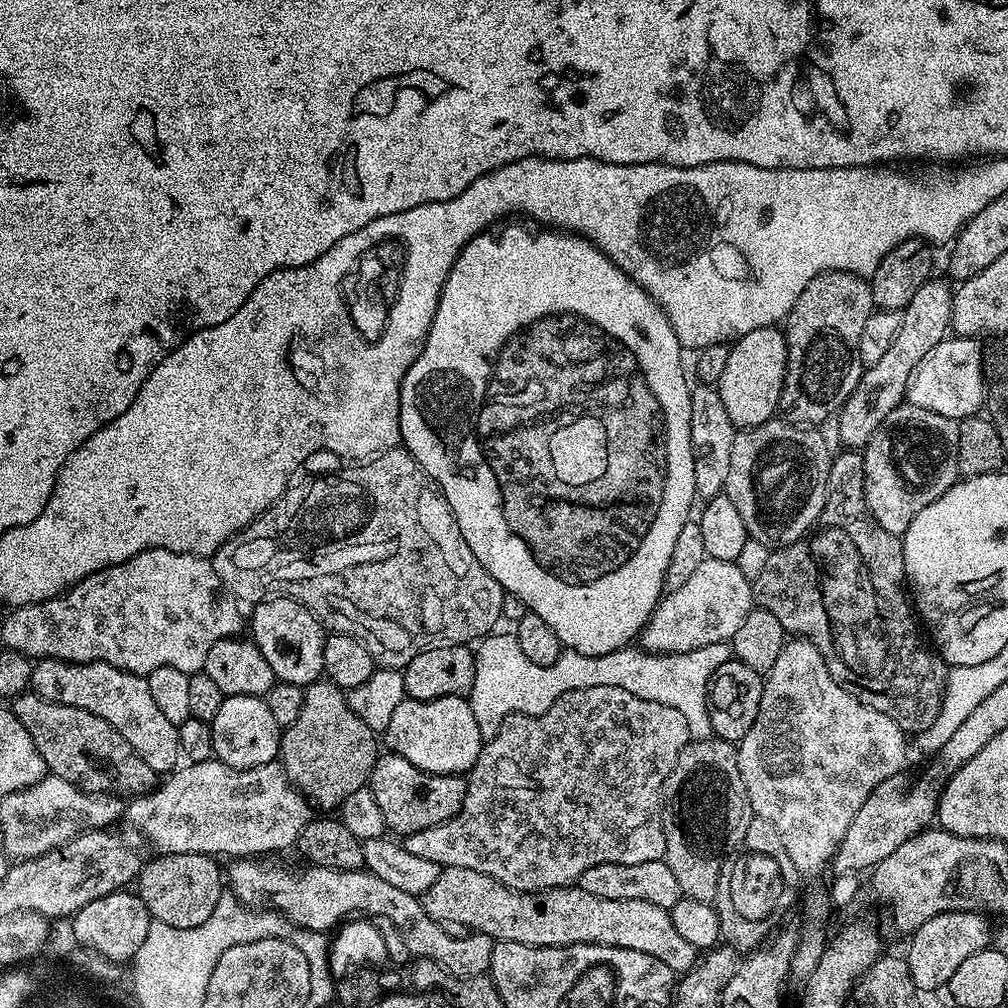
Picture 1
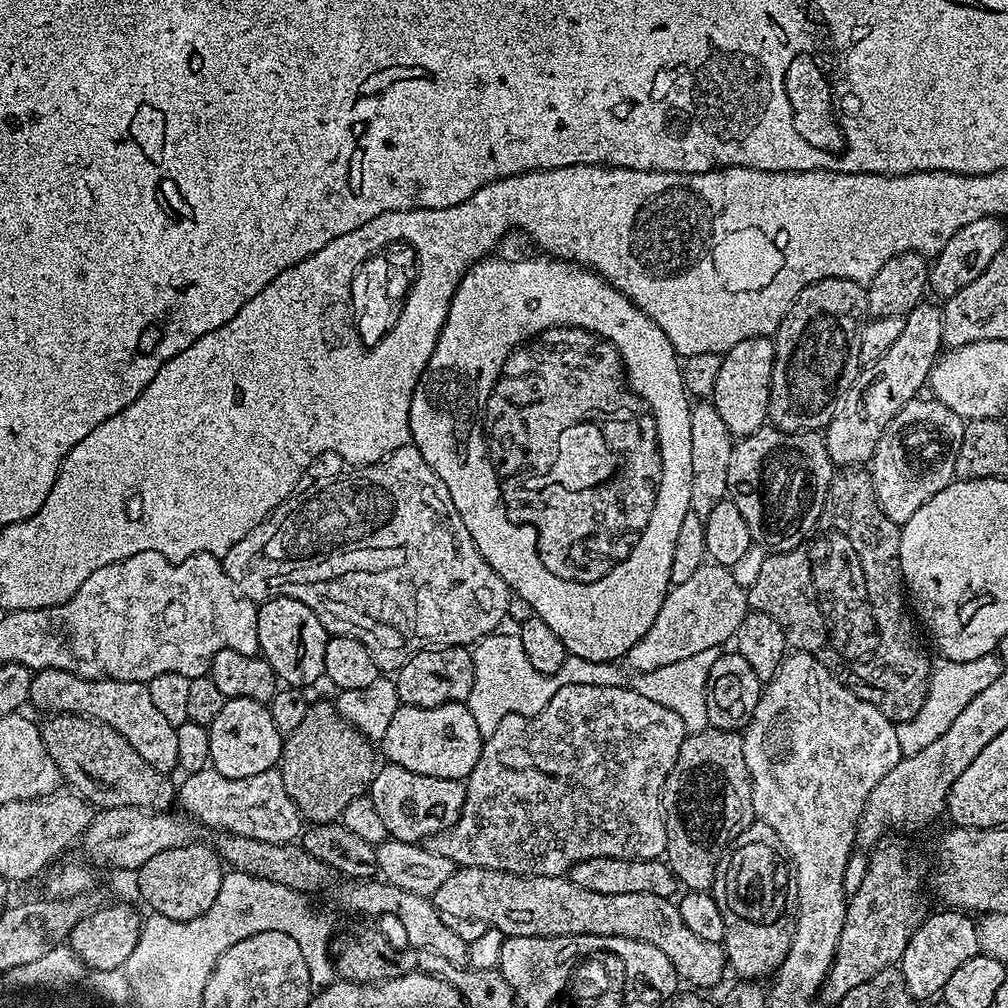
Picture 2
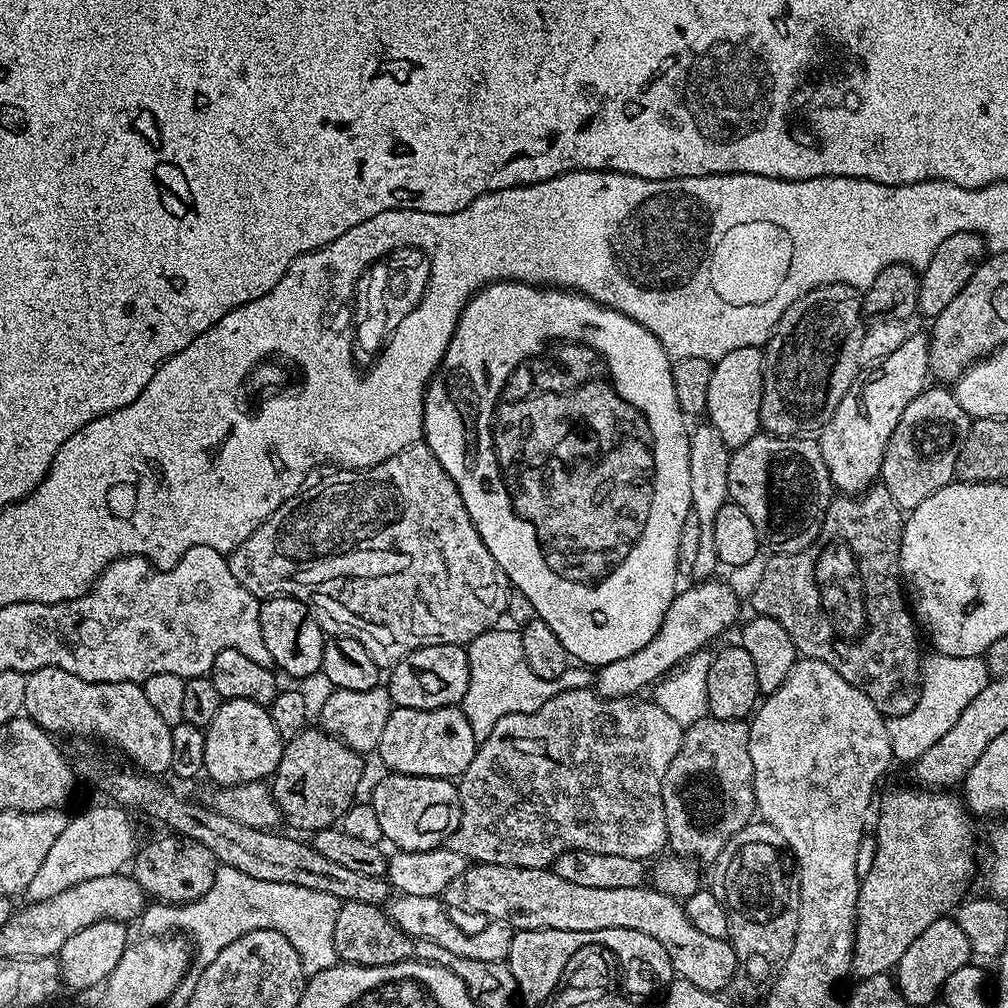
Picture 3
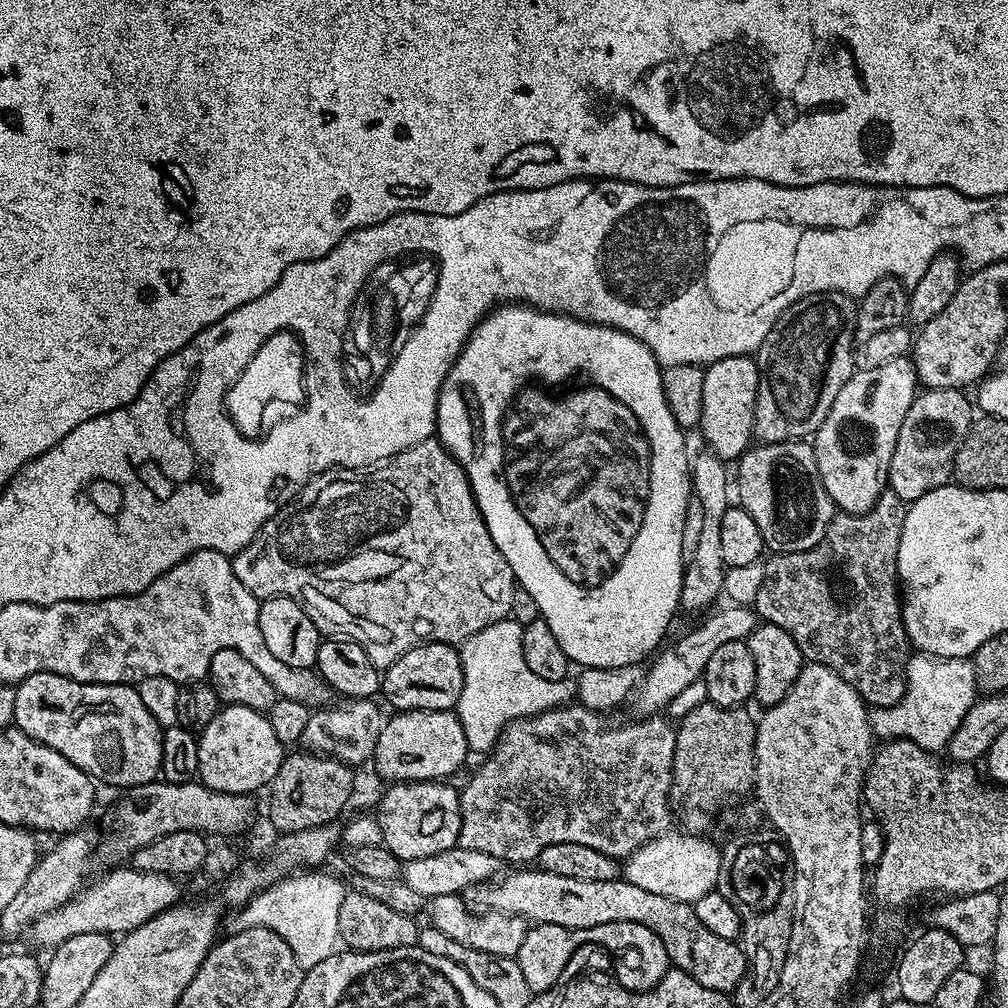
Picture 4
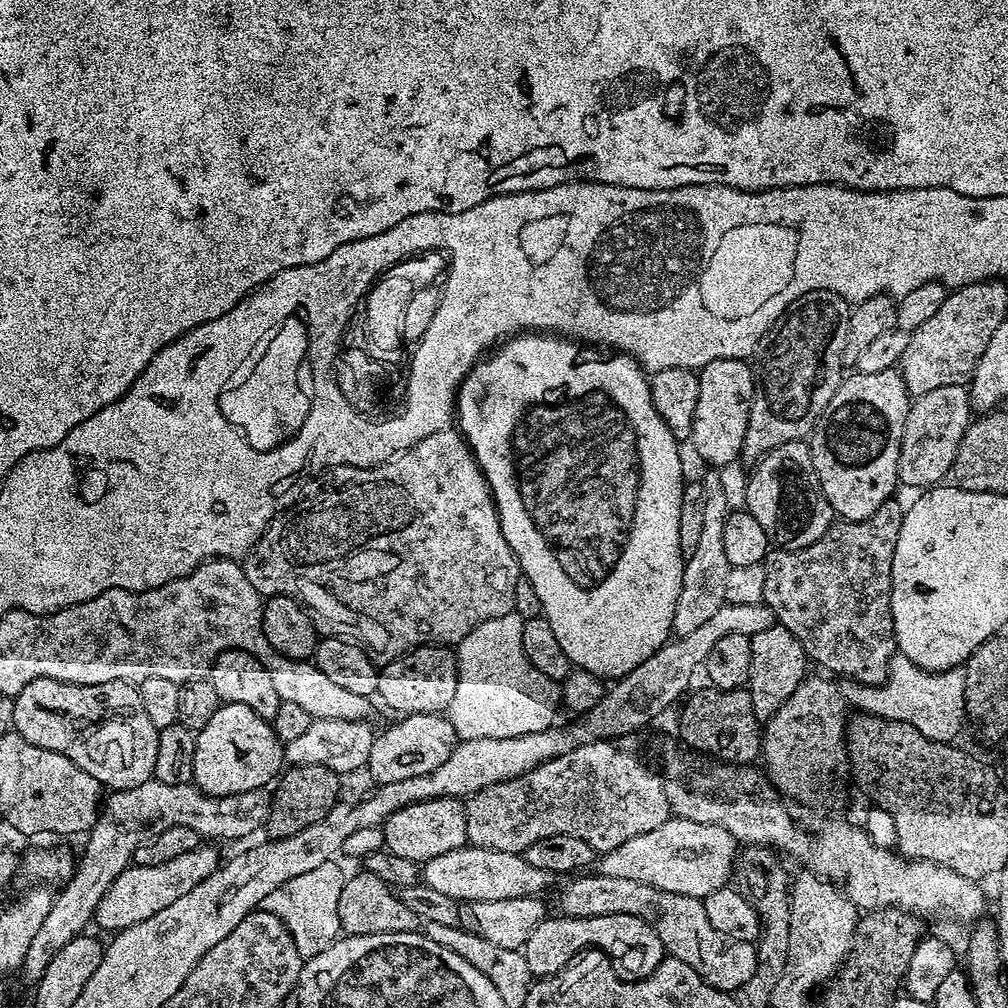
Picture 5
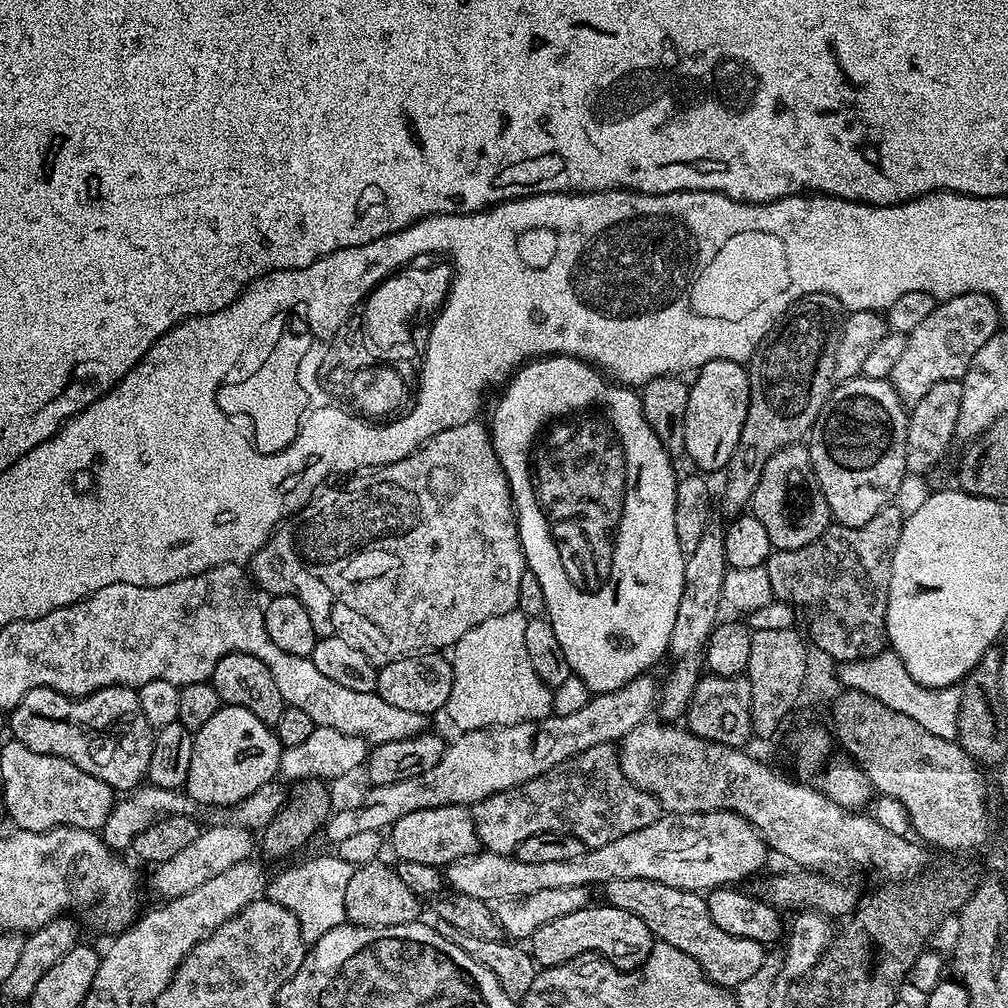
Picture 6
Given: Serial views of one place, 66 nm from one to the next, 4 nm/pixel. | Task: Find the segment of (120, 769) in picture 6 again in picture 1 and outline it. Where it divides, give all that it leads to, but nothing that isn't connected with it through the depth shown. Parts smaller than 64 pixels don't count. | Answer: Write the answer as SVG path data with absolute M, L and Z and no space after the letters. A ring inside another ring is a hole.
M38 660L32 665L32 683L30 685L31 691L36 695L42 697L44 700L49 700L51 704L65 704L66 706L78 706L82 710L90 710L94 714L104 716L106 722L110 722L110 726L114 726L118 730L118 734L122 734L122 738L126 738L126 742L130 742L130 746L134 746L134 750L146 762L146 766L150 766L158 774L168 774L173 771L181 763L182 753L180 750L180 730L177 725L170 722L170 718L165 718L162 710L158 710L158 705L154 703L154 698L150 695L150 686L147 679L143 676L136 676L132 672L123 672L120 668L115 668L109 664L102 662L94 662L93 664L72 664L69 660Z

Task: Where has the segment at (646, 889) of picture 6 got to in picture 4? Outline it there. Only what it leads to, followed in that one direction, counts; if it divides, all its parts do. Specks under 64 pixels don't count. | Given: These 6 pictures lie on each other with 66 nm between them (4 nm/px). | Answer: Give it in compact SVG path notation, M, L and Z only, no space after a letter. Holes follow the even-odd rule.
M512 870L509 876L501 875L495 882L477 884L471 889L470 896L484 904L480 906L485 909L509 912L511 916L521 916L532 924L589 928L602 926L602 922L638 922L662 938L662 946L666 946L668 959L675 967L710 990L735 993L748 973L745 949L735 940L718 938L718 934L706 930L706 926L698 922L693 905L683 904L674 898L662 898L662 894L650 894L650 890L641 890L622 878L582 882L582 878L562 878L562 874L524 871L528 870Z

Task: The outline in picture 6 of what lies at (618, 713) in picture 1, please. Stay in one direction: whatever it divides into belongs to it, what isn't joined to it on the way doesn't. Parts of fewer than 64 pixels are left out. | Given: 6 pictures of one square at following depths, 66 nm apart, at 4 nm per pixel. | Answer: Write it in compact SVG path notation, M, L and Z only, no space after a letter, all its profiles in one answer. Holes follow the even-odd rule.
M613 745L594 746L542 774L538 778L530 778L530 782L522 782L522 786L514 786L510 790L502 790L482 802L471 805L474 818L474 830L480 839L481 849L490 852L515 853L516 848L530 834L546 834L561 832L574 834L584 843L585 849L606 846L606 842L614 842L614 838L622 838L622 834L634 834L634 830L642 830L642 826L650 826L660 815L662 809L658 801L648 792L643 792L634 782L622 774L619 751Z

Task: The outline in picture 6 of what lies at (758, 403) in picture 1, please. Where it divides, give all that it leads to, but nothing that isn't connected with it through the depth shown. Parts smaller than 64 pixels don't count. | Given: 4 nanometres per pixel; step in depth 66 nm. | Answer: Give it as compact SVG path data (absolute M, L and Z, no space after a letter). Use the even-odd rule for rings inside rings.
M711 360L702 365L695 376L686 402L684 451L687 459L692 459L701 468L697 468L701 473L723 473L734 454L734 446L738 446L746 410L750 406L748 369L739 360Z

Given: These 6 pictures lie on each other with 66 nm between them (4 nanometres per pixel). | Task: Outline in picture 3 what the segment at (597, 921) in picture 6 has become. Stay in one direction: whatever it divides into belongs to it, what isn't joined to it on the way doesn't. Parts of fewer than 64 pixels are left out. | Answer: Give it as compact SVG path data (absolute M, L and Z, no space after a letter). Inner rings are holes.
M516 930L512 934L506 963L510 974L514 974L519 999L525 1005L544 1005L561 987L560 979L563 978L564 971L569 971L574 954L578 954L578 950L593 946L597 949L598 947L609 948L620 959L620 968L624 971L625 990L623 991L629 997L637 998L636 996L652 996L655 992L663 993L674 979L670 954L666 954L658 938L650 938L650 934L642 934L642 930L594 930L593 932Z

